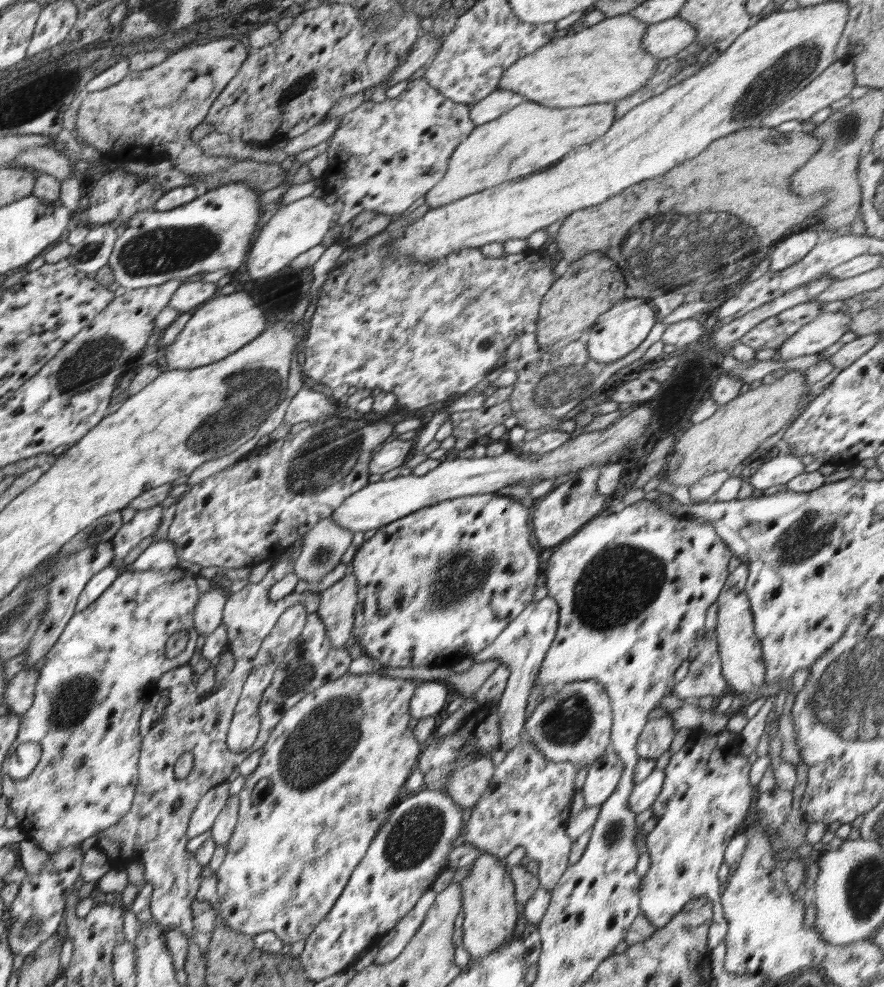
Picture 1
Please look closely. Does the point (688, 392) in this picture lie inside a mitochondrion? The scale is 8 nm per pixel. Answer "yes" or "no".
yes

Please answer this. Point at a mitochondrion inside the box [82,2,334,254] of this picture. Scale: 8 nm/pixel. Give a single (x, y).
(107, 122)

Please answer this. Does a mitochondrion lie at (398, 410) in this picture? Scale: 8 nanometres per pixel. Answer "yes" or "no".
no

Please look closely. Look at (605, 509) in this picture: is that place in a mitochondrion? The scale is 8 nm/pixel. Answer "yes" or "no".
no

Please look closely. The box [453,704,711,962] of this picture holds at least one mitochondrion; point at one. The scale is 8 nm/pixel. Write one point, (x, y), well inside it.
(614, 832)

